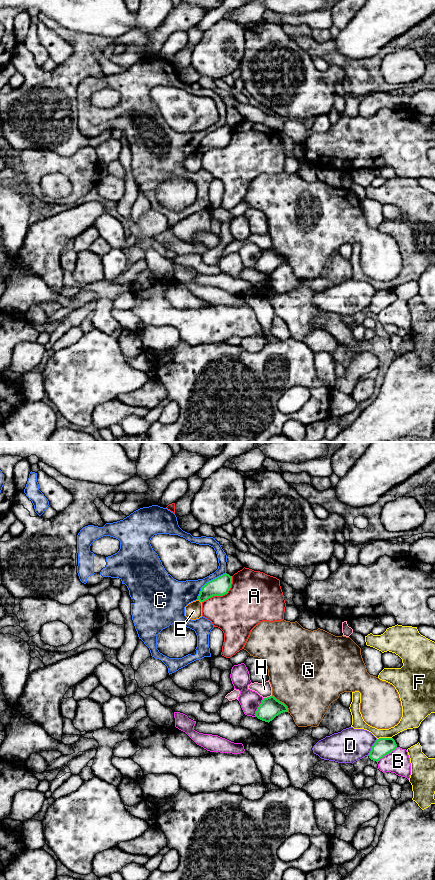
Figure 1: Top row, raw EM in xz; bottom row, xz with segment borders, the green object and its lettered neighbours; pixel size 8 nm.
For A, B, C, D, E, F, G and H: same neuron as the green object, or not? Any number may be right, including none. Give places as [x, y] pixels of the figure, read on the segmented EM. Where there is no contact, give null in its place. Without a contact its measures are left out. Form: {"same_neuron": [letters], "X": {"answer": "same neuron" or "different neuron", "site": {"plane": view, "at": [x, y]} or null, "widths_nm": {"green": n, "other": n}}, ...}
{"same_neuron": [], "A": {"answer": "different neuron", "site": {"plane": "xz", "at": [222, 595]}, "widths_nm": {"green": 150, "other": 400}}, "B": {"answer": "different neuron", "site": {"plane": "xz", "at": [387, 753]}, "widths_nm": {"green": 140, "other": 190}}, "C": {"answer": "different neuron", "site": {"plane": "xz", "at": [207, 582]}, "widths_nm": {"green": 150, "other": 220}}, "D": {"answer": "different neuron", "site": {"plane": "xz", "at": [372, 747]}, "widths_nm": {"green": 140, "other": 280}}, "E": {"answer": "different neuron", "site": {"plane": "xz", "at": [200, 601]}, "widths_nm": {"green": 150, "other": 140}}, "F": {"answer": "different neuron", "site": {"plane": "xz", "at": [384, 738]}, "widths_nm": {"green": 140, "other": 140}}, "G": {"answer": "different neuron", "site": {"plane": "xz", "at": [281, 702]}, "widths_nm": {"green": 160, "other": 500}}, "H": {"answer": "different neuron", "site": {"plane": "xz", "at": [267, 697]}, "widths_nm": {"green": 160, "other": 120}}}

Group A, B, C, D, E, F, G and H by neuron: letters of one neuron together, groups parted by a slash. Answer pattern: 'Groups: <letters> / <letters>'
Groups: A / B / C / D / E / F / G / H

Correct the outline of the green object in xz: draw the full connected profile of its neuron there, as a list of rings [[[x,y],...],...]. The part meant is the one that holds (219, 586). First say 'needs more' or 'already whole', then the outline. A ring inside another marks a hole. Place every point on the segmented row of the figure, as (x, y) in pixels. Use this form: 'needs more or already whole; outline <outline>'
already whole; outline [[[225,573],[207,582],[200,591],[198,600],[204,602],[213,596],[223,596],[228,593],[232,584],[232,576]]]

